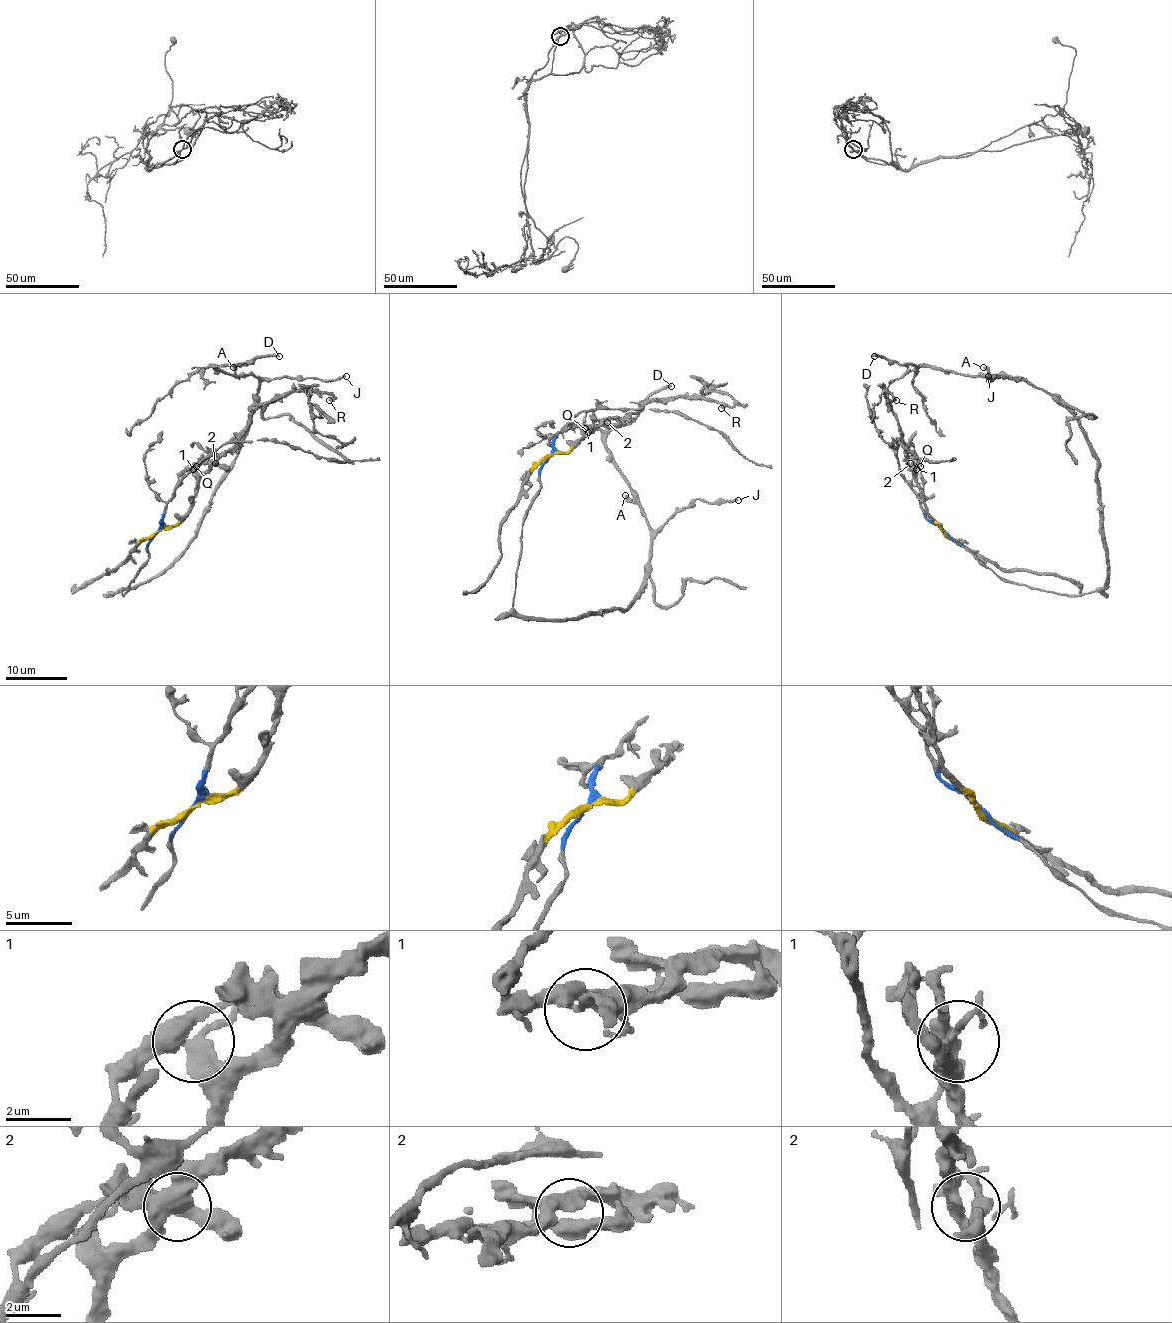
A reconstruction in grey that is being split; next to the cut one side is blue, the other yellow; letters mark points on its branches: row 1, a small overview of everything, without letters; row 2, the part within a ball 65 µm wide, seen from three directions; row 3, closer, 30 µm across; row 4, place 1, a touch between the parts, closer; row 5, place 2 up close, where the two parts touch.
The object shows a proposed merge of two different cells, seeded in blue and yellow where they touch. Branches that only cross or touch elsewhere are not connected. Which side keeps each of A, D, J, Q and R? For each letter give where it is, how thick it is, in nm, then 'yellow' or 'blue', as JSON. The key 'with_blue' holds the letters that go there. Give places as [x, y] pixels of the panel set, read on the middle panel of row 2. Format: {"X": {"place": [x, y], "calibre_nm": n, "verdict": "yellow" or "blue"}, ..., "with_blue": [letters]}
{"A": {"place": [625, 495], "calibre_nm": 380, "verdict": "blue"}, "D": {"place": [671, 386], "calibre_nm": 320, "verdict": "blue"}, "J": {"place": [738, 500], "calibre_nm": 280, "verdict": "blue"}, "Q": {"place": [588, 432], "calibre_nm": 80, "verdict": "blue"}, "R": {"place": [721, 408], "calibre_nm": 260, "verdict": "yellow"}, "with_blue": ["A", "D", "J", "Q"]}

